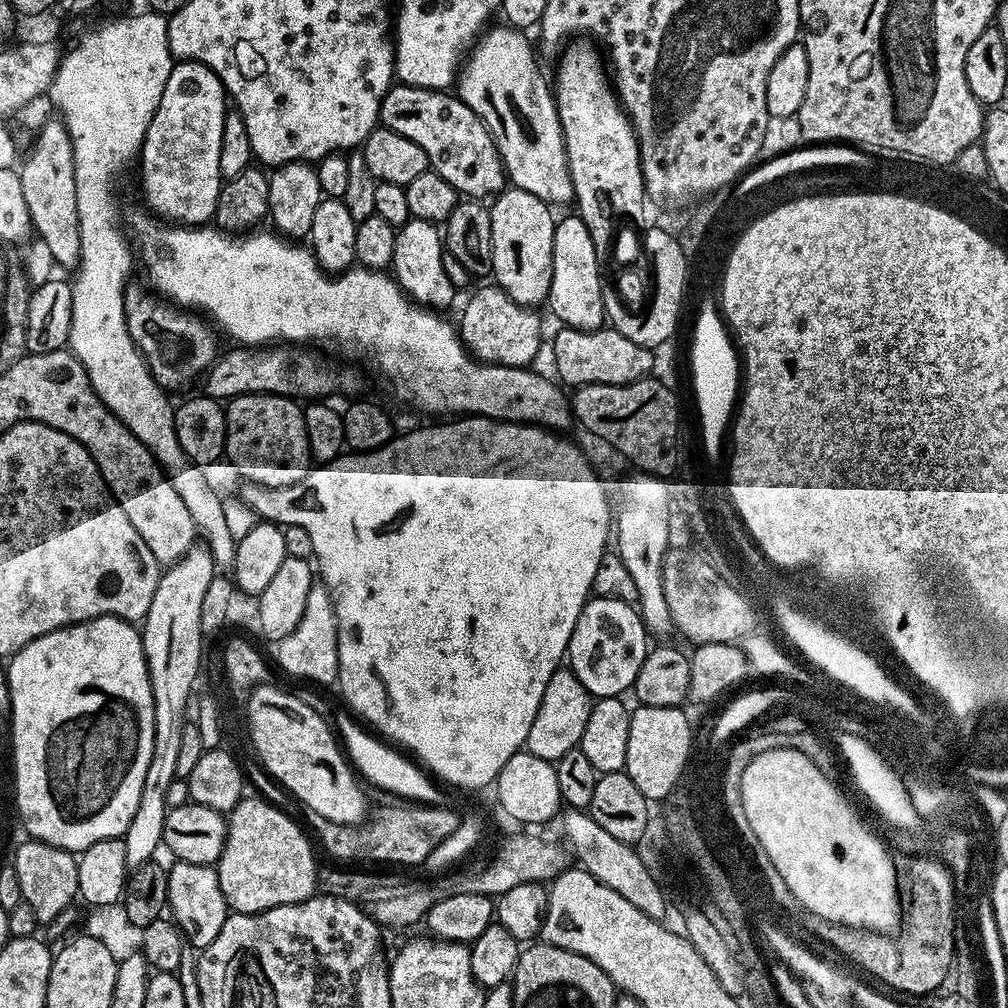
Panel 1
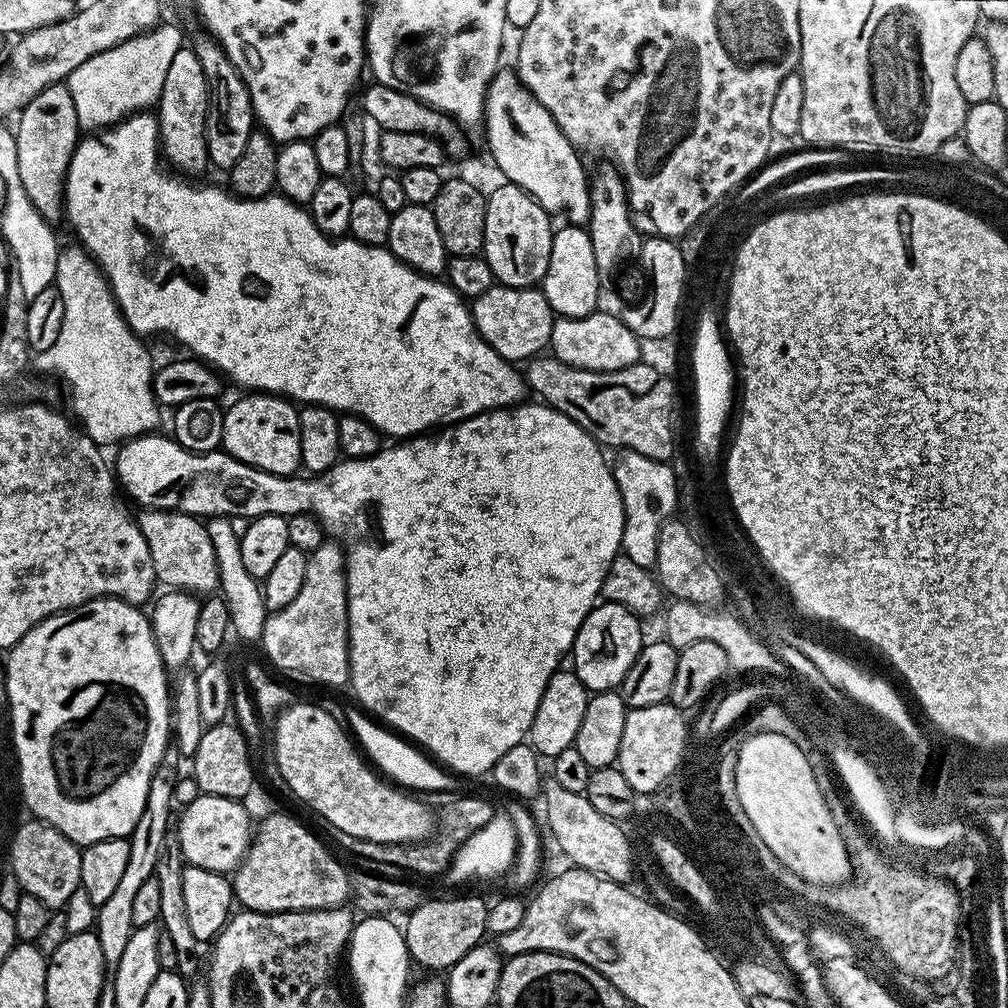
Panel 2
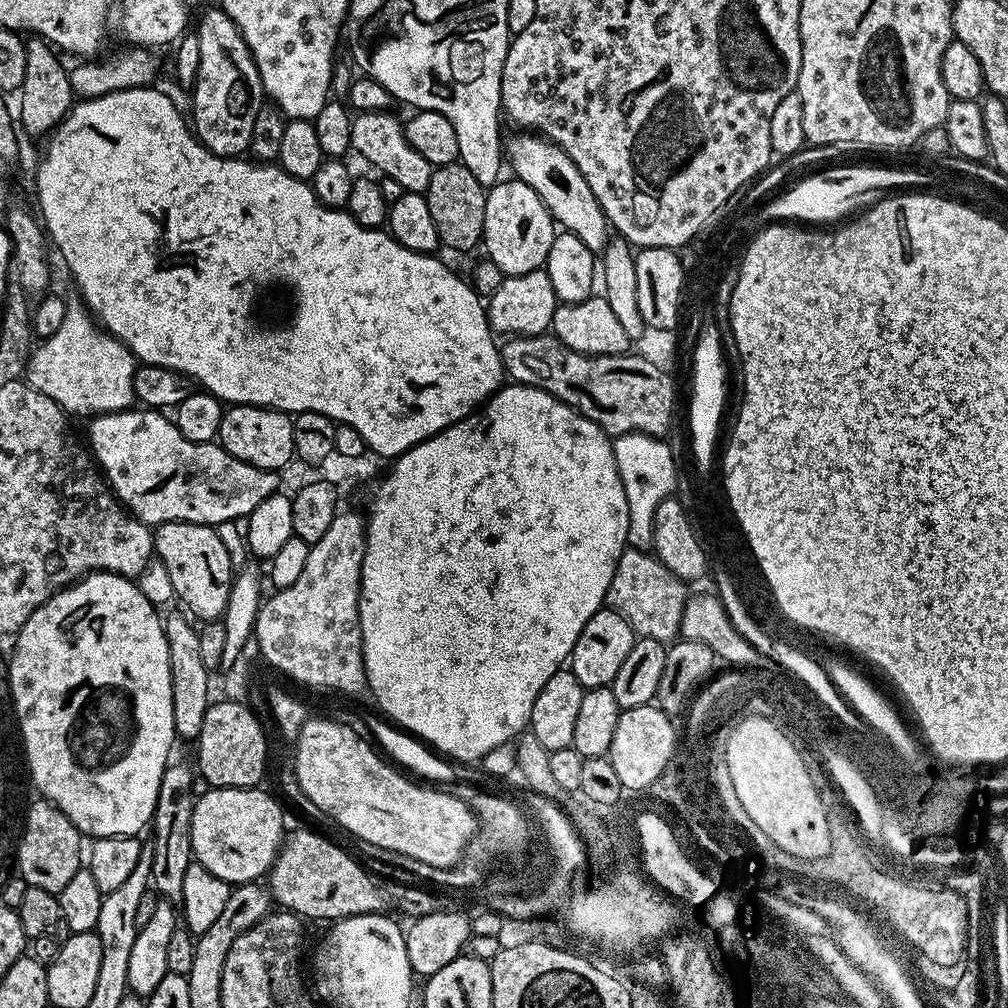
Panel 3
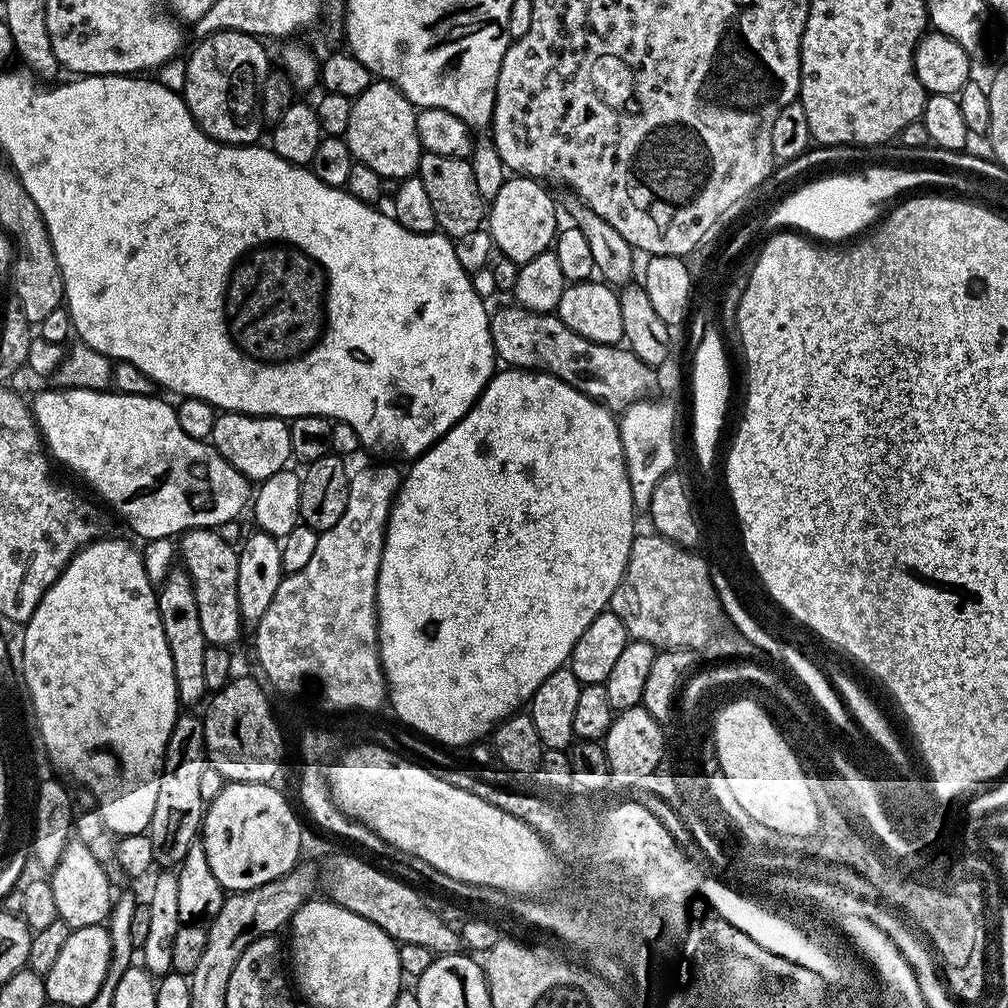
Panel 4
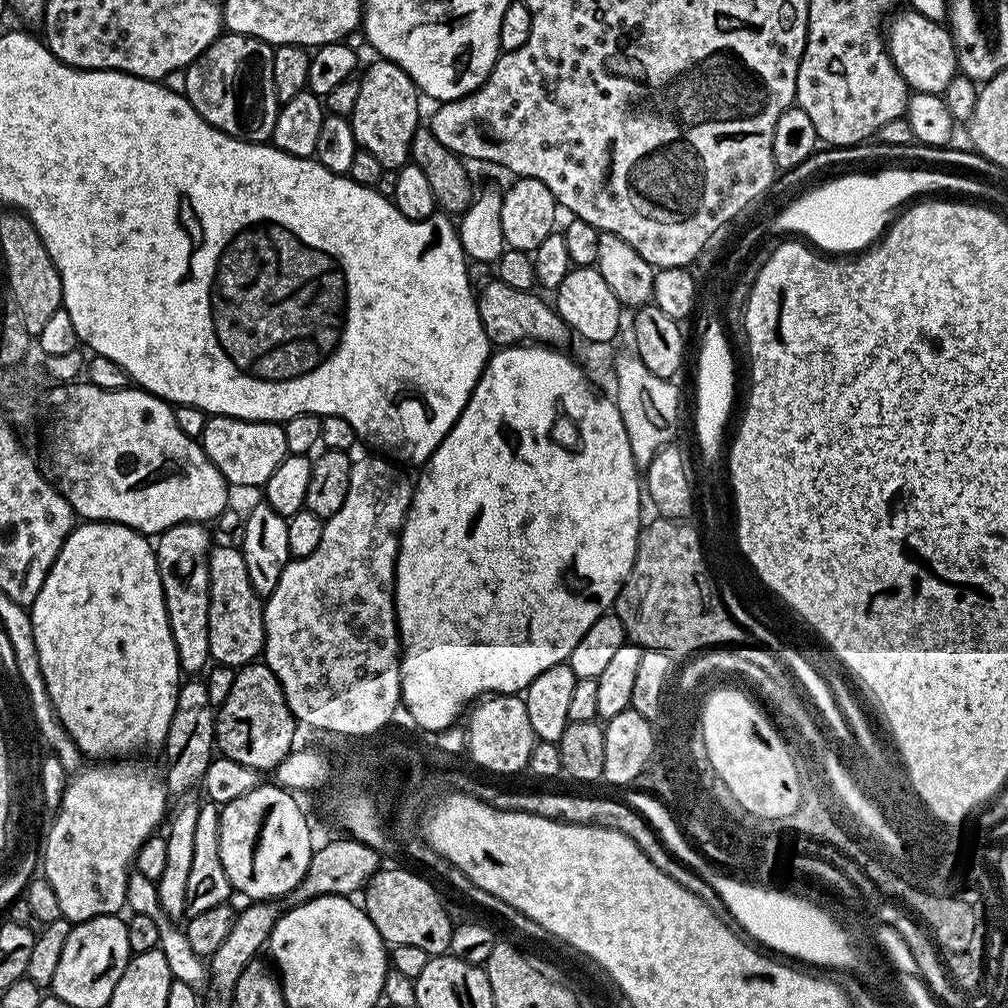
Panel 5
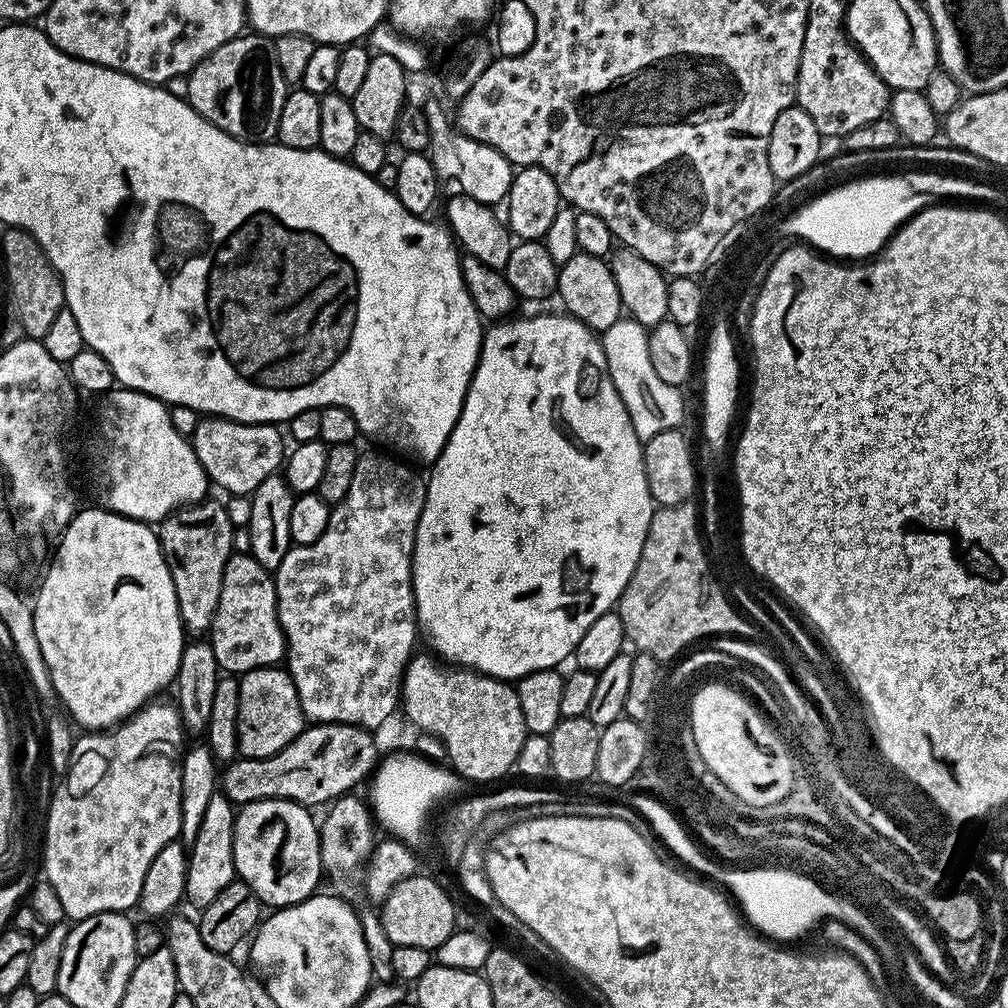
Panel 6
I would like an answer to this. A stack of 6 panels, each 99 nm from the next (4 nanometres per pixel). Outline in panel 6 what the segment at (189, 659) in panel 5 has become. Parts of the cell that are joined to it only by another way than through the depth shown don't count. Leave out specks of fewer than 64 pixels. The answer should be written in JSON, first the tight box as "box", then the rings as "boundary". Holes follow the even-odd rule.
{"box":[158,503,234,634],"boundary":[[[208,503],[189,504],[178,509],[167,516],[158,528],[160,548],[164,551],[170,578],[174,582],[174,594],[178,598],[180,621],[188,634],[204,634],[211,629],[212,619],[218,610],[218,594],[222,594],[222,574],[226,562],[234,554],[234,529],[224,504]]]}

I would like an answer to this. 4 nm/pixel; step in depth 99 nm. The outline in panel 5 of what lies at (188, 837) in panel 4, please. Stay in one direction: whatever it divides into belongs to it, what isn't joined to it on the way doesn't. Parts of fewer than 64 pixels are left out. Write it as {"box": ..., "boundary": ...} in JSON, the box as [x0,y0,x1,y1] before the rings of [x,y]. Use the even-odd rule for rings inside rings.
{"box":[162,678,217,797],"boundary":[[[188,678],[177,687],[174,718],[170,718],[168,733],[162,745],[162,751],[168,755],[168,769],[163,769],[162,775],[173,797],[183,797],[195,784],[197,787],[203,781],[217,751],[217,711],[217,705],[210,702],[210,690],[206,690],[203,679]]]}

